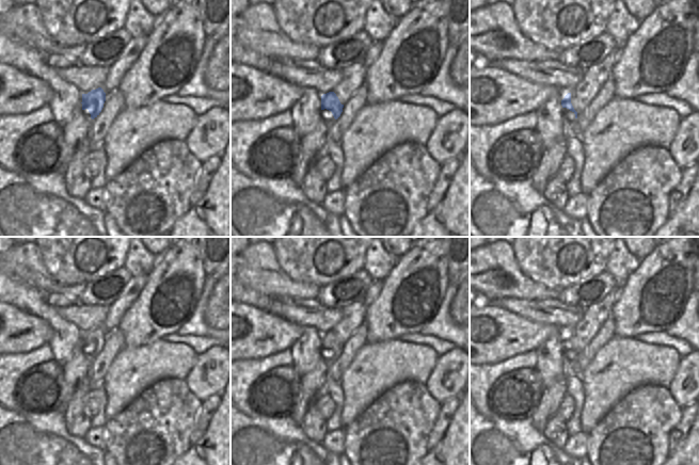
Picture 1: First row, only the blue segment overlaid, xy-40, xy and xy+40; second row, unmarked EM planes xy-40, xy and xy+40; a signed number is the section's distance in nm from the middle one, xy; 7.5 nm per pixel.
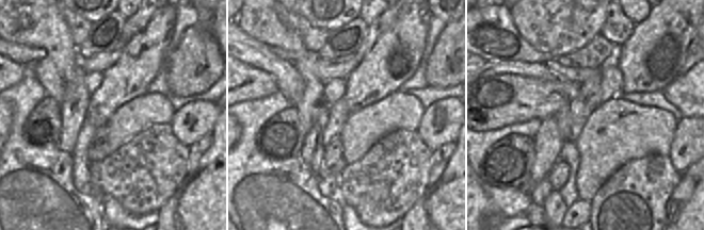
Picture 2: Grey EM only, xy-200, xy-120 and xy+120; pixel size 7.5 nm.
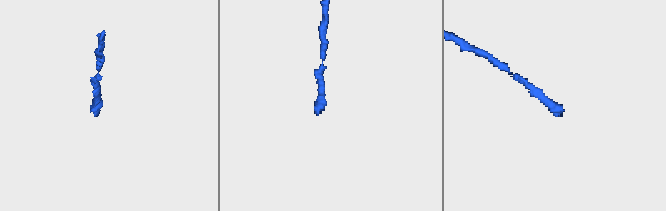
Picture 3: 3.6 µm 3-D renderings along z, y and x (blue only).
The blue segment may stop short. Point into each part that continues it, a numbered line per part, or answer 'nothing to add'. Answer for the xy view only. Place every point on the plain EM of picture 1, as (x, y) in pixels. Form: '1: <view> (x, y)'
1: xy (327, 355)

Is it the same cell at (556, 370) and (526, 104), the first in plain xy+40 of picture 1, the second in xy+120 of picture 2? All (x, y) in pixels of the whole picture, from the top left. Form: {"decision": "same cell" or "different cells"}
{"decision": "different cells"}

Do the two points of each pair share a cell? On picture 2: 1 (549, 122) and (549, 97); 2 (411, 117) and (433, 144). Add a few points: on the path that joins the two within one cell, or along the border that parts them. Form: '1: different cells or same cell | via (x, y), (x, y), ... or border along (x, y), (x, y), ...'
1: different cells | border along (554, 116), (547, 116), (540, 121)
2: different cells | border along (425, 109), (415, 131)

